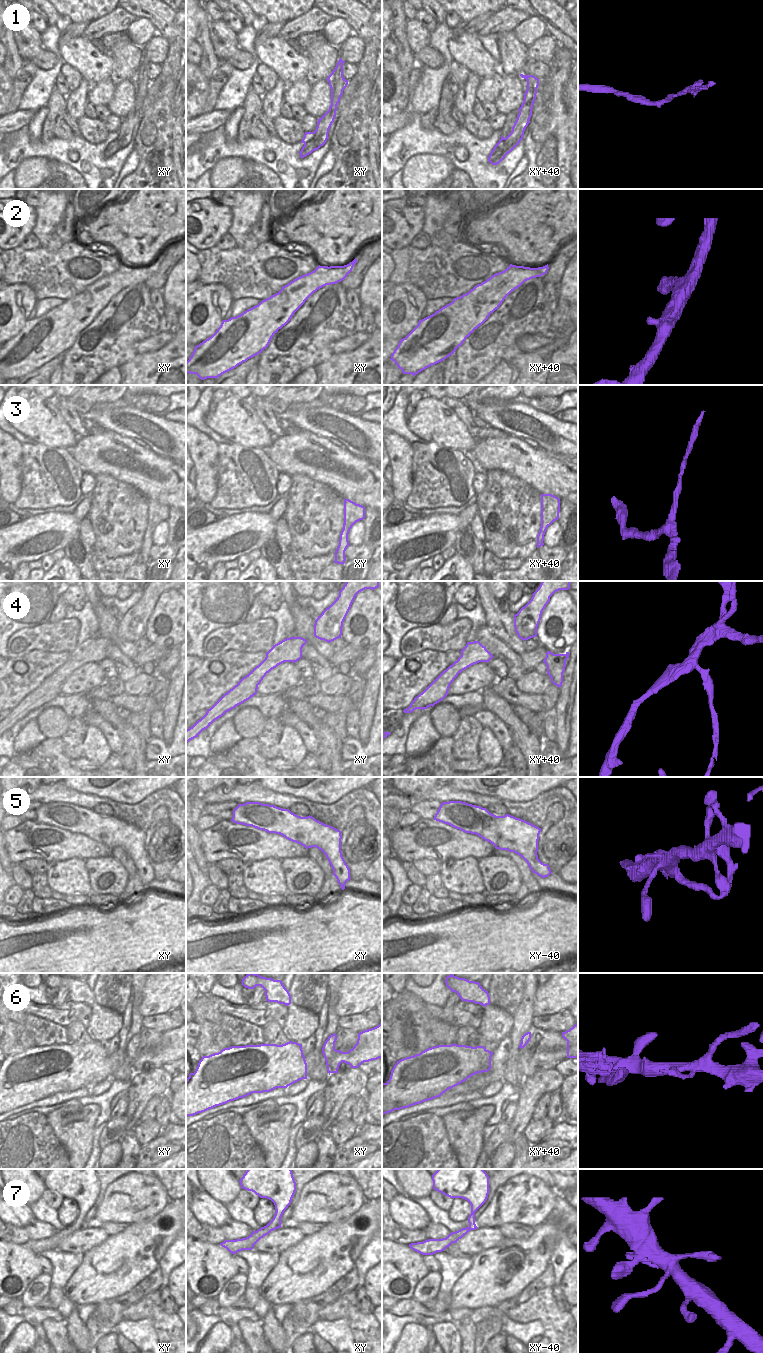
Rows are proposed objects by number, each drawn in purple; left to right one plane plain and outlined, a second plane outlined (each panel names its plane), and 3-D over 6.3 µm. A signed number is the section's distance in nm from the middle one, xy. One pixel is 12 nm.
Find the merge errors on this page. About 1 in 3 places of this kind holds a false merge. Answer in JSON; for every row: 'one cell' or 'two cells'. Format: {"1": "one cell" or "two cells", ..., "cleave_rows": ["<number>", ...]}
{"1": "one cell", "2": "one cell", "3": "one cell", "4": "two cells", "5": "two cells", "6": "one cell", "7": "one cell", "cleave_rows": ["4", "5"]}

